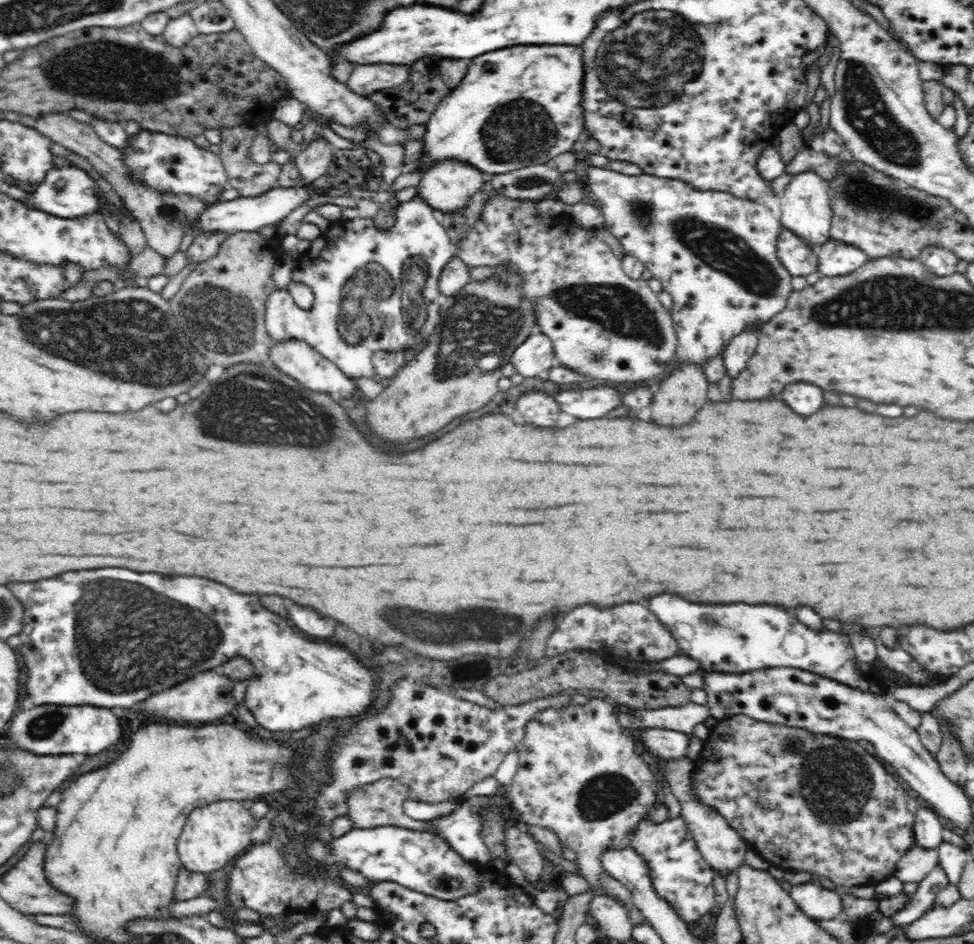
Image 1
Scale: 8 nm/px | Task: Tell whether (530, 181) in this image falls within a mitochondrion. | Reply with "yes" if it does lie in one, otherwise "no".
yes

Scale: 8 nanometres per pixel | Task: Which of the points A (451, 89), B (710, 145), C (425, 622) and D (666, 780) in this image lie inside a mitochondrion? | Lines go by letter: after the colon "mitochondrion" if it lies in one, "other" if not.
A: other
B: other
C: mitochondrion
D: other

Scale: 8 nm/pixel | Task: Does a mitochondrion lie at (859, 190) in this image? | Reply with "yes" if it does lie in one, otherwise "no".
yes

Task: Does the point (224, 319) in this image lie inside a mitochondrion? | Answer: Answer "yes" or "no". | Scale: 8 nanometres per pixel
yes

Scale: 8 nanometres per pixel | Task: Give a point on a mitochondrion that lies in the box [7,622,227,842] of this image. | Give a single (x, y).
(45, 726)

